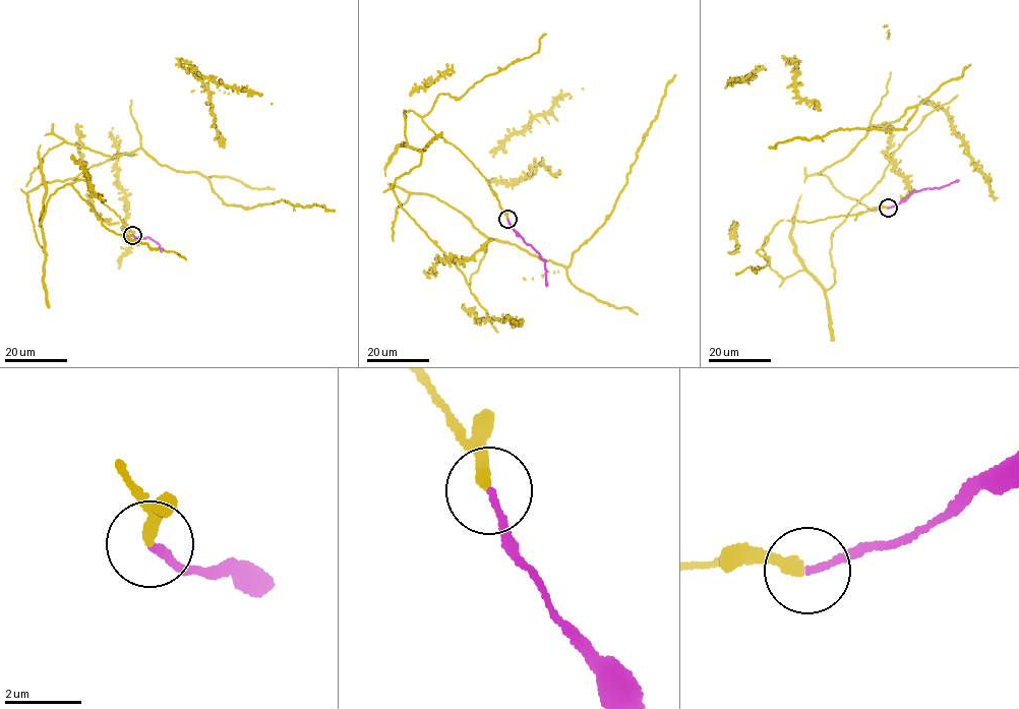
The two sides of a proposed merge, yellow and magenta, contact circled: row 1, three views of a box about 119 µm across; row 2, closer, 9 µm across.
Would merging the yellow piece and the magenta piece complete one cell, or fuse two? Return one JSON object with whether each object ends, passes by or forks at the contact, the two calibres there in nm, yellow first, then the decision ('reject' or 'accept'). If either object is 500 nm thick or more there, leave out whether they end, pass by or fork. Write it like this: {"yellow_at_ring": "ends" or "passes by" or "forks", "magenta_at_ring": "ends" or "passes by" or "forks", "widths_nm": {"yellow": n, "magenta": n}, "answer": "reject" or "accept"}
{"yellow_at_ring": "ends", "magenta_at_ring": "ends", "widths_nm": {"yellow": 320, "magenta": 160}, "answer": "accept"}

